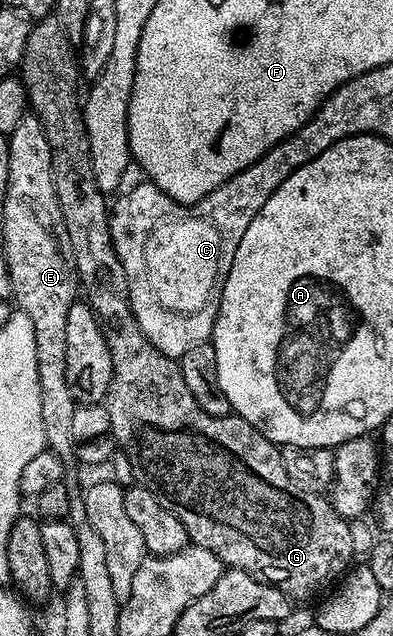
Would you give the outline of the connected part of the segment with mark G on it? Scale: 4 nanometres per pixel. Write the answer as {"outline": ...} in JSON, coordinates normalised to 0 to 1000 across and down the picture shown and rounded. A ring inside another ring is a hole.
{"outline":[[[104,27],[87,35],[79,52],[69,58],[69,77],[59,77],[59,90],[53,91],[53,104],[48,107],[48,123],[64,132],[64,146],[71,160],[79,164],[81,179],[94,182],[97,190],[109,197],[109,209],[120,215],[120,228],[130,228],[130,253],[135,255],[135,283],[140,285],[140,297],[150,310],[150,322],[160,335],[160,347],[176,362],[181,373],[181,392],[186,403],[196,412],[196,437],[204,450],[211,453],[211,461],[221,465],[221,475],[237,489],[244,491],[247,500],[257,503],[267,528],[272,530],[272,542],[282,549],[282,574],[288,575],[288,597],[277,607],[277,619],[272,623],[272,638],[277,643],[277,668],[282,673],[285,689],[298,689],[310,704],[323,711],[338,728],[372,747],[377,758],[415,780],[417,789],[427,792],[438,802],[450,805],[455,814],[466,819],[466,825],[476,832],[483,849],[504,860],[524,860],[537,863],[537,869],[547,869],[562,879],[565,887],[575,893],[601,895],[606,898],[631,898],[636,904],[654,906],[669,917],[687,917],[695,923],[707,923],[725,931],[738,943],[786,942],[817,921],[824,920],[835,910],[855,912],[901,884],[898,879],[898,835],[891,818],[878,816],[865,810],[845,789],[824,777],[802,772],[779,772],[776,767],[761,764],[730,744],[730,737],[715,723],[715,703],[695,697],[679,686],[667,684],[654,673],[641,671],[639,667],[616,659],[601,649],[578,653],[539,653],[527,649],[496,631],[496,624],[486,624],[486,612],[476,612],[476,599],[466,599],[466,586],[461,585],[461,574],[453,566],[438,564],[435,560],[415,557],[405,549],[394,549],[384,542],[384,536],[364,524],[364,517],[349,509],[349,500],[338,495],[333,486],[333,473],[328,472],[328,443],[323,442],[323,429],[313,423],[313,410],[303,410],[303,398],[293,398],[293,385],[288,374],[277,365],[277,333],[282,330],[280,321],[272,318],[270,302],[252,297],[252,291],[242,285],[242,266],[232,259],[232,222],[221,215],[221,203],[216,201],[216,182],[211,179],[211,162],[201,154],[196,156],[196,124],[201,126],[201,86],[191,79],[188,63],[176,60],[176,53],[160,46],[160,39],[140,27]]]}

